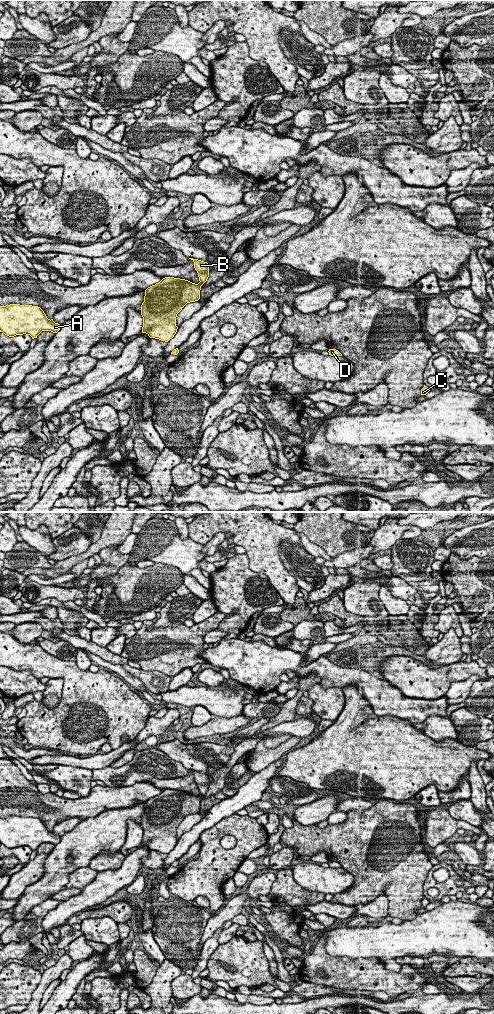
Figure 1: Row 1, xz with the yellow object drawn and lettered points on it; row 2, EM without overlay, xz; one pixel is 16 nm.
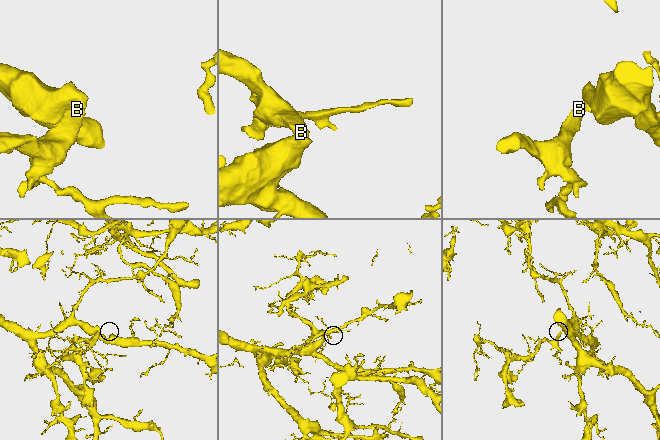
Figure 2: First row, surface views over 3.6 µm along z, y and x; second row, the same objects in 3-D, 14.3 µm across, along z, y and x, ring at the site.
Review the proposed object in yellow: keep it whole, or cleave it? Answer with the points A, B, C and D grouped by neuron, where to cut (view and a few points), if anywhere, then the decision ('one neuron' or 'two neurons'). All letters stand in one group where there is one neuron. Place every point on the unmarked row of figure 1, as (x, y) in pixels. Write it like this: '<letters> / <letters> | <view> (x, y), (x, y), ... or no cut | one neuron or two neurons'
A B C D | no cut | one neuron

